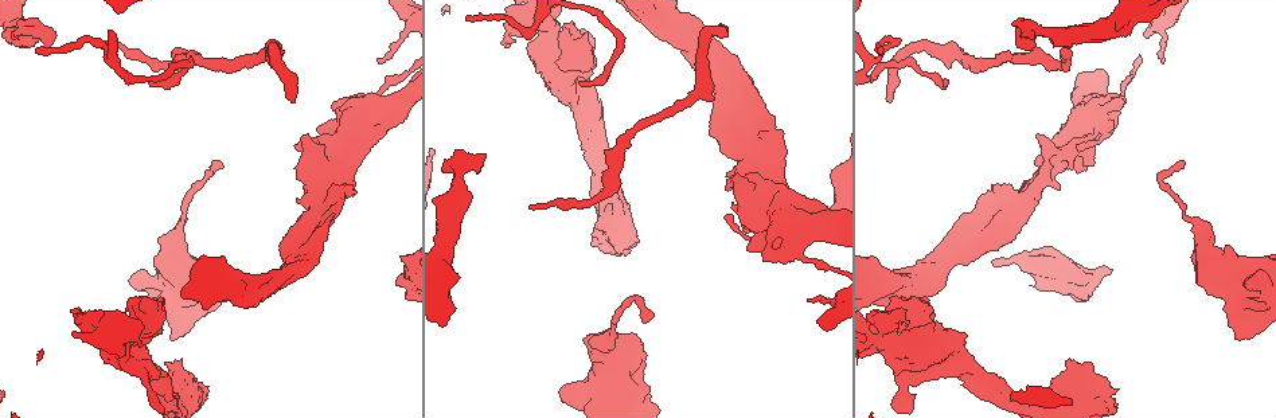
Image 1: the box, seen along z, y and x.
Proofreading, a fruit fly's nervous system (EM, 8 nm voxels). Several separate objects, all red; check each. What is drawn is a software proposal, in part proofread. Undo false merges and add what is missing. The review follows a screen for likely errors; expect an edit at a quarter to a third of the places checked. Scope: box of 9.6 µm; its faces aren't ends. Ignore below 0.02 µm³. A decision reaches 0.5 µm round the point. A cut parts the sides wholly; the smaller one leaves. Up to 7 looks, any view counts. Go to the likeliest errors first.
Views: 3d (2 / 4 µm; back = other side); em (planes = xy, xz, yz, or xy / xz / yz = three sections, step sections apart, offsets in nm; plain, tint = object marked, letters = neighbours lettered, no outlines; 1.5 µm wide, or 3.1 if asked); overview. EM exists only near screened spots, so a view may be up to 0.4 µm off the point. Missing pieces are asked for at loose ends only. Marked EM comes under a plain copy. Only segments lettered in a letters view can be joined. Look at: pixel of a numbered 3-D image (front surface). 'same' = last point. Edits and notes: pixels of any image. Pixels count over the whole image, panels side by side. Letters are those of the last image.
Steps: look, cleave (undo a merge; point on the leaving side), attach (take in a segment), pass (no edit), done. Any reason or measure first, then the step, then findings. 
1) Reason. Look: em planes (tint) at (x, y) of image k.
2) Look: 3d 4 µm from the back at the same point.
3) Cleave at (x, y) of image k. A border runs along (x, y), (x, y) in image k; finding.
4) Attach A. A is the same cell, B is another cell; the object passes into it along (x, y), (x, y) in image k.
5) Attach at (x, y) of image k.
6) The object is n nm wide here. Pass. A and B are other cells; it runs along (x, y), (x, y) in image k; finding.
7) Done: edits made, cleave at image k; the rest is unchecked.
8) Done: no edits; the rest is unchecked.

An open end. Look: 3d 4 µm at (889, 101) of image 1.

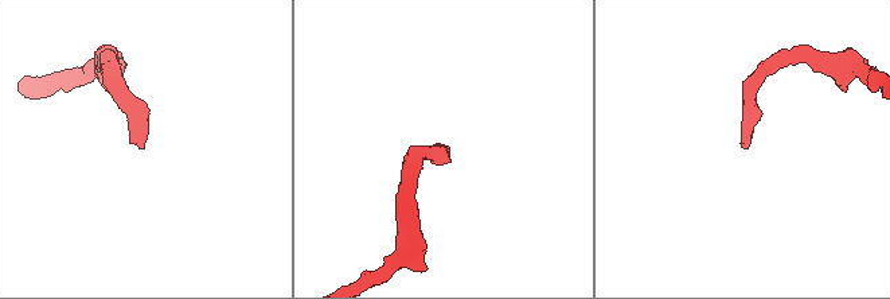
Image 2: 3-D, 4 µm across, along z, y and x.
Shape alone is not enough. Look: em planes (letters) at (443, 145) of image 2.

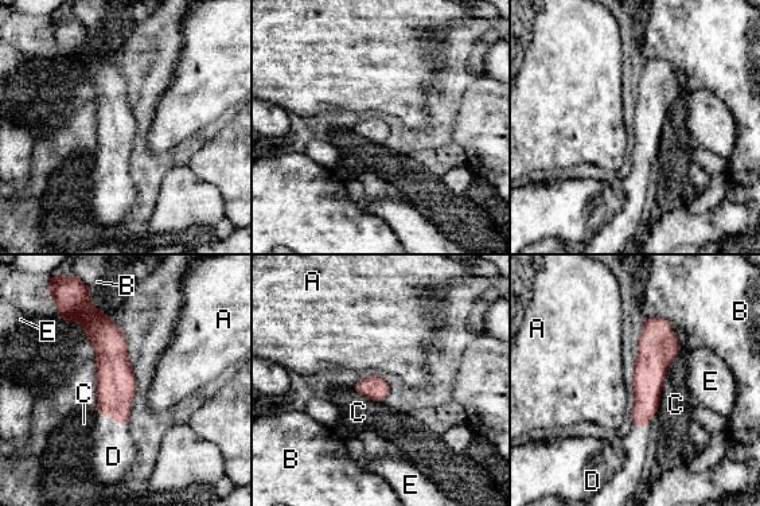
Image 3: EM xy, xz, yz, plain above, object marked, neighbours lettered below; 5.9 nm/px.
The longest contact is with C, 420 nm. Attach D. D is the same cell, A, B, C and E are other cells; the object passes into it along (116, 385), (110, 417), (113, 456) in image 3; it goes on there.

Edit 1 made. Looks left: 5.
Redraw. Look: overview.

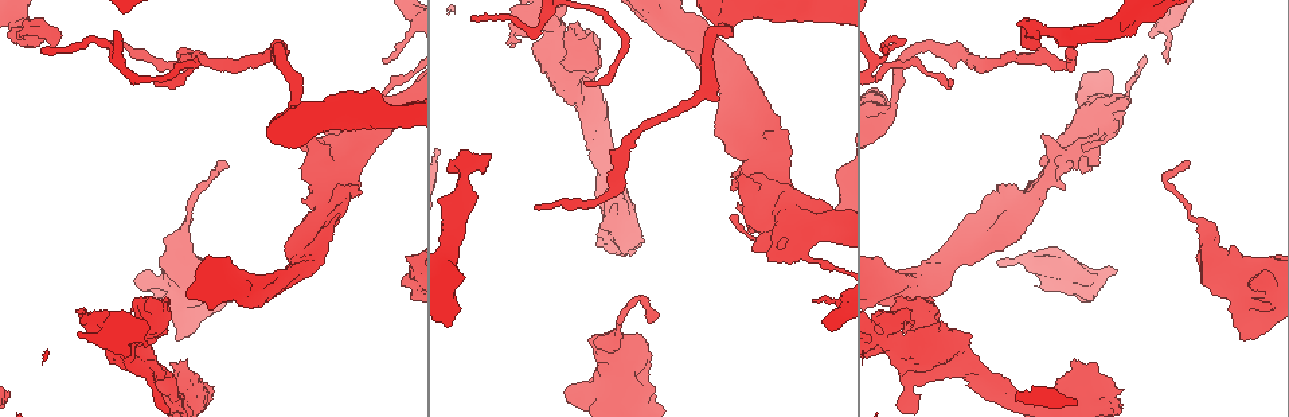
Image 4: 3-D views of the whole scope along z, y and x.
Closes a loop. Look: em planes (letters) at (169, 373) of image 4.

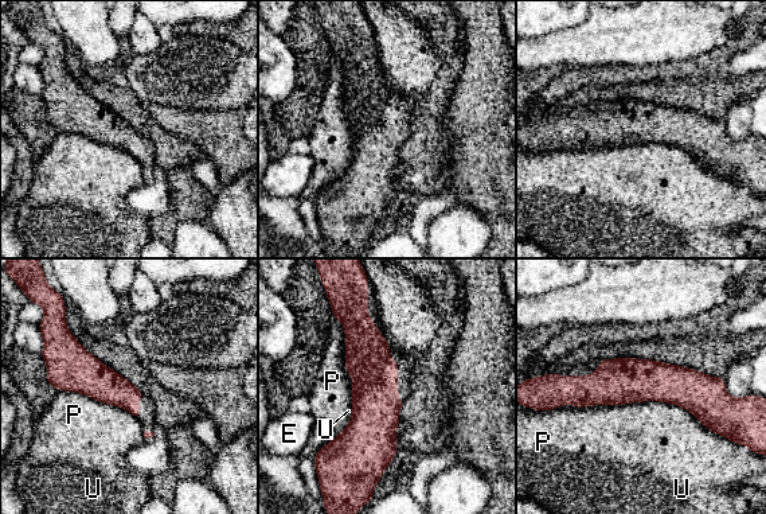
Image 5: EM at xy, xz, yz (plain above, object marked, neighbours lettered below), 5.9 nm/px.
The object is 200 nm wide here. Pass. E, P and U are other cells; a border runs along (332, 314), (344, 331), (352, 394) in image 5; all the same neuron.

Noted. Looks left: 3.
Done: edits made, attach at image 3; the rest is unchecked.

